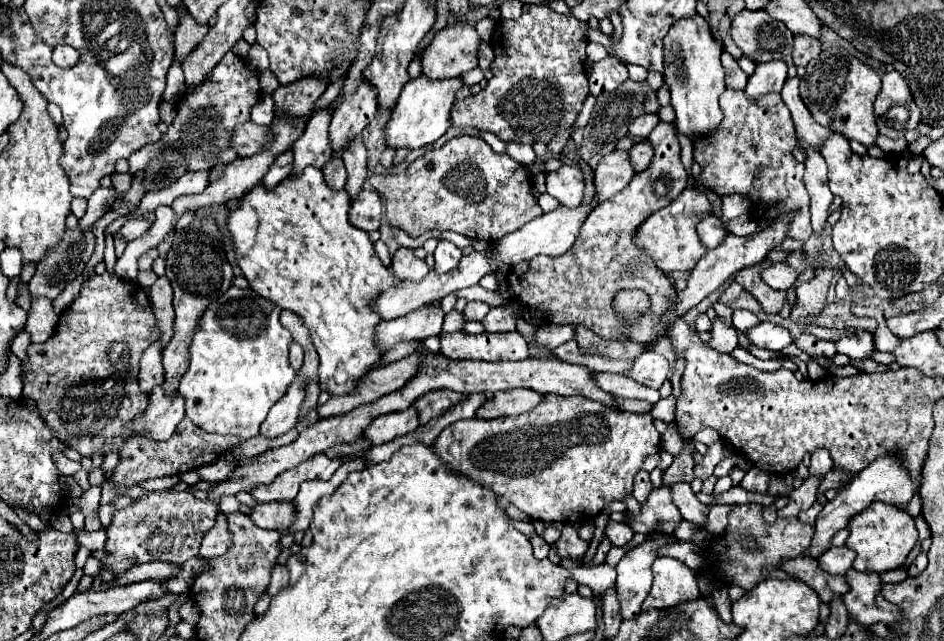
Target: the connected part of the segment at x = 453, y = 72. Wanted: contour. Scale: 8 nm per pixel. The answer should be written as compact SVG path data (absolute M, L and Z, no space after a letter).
M451 24L435 34L423 52L423 74L429 78L455 78L477 68L481 38L473 24Z

